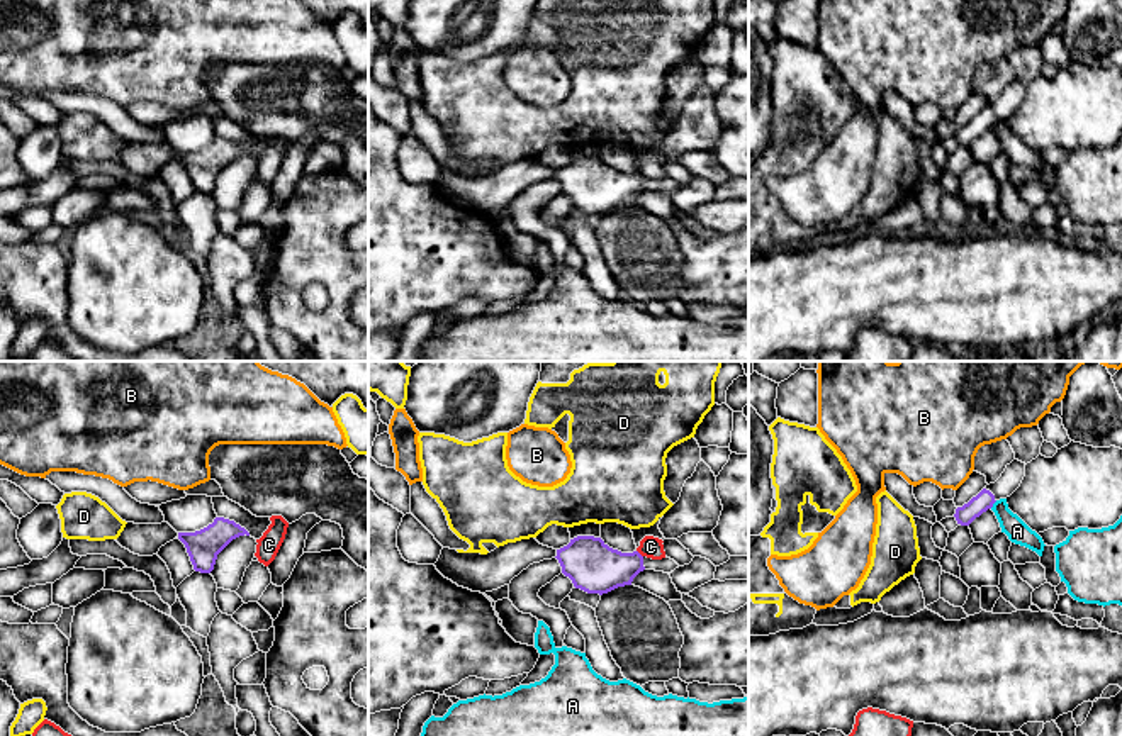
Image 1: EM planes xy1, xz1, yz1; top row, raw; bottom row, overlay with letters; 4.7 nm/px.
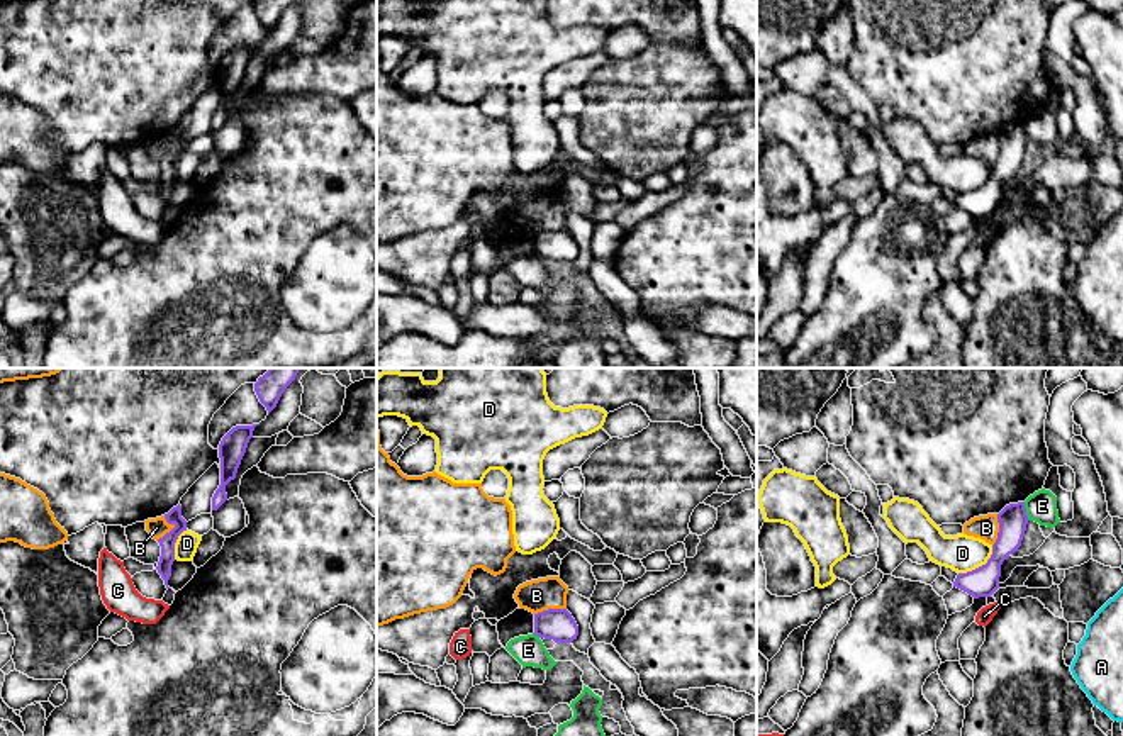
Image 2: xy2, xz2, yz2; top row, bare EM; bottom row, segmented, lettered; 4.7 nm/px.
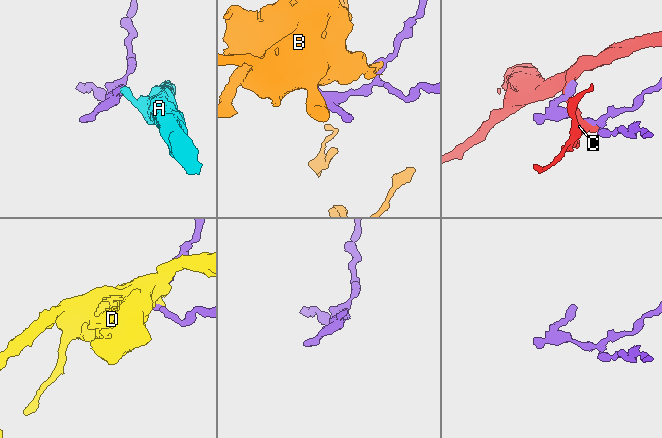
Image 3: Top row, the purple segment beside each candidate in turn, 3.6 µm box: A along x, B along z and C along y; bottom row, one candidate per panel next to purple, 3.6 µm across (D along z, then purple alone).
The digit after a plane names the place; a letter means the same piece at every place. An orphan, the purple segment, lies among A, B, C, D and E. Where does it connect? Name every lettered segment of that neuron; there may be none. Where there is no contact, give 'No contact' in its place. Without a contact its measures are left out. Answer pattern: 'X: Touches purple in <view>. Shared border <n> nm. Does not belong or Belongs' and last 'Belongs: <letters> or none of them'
A: Touches purple in yz1. Shared border 50 nm. Does not belong
B: Touches purple in xy2. Shared border 130 nm. Does not belong
C: Touches purple in xz1. Shared border 50 nm. Does not belong
D: Touches purple in yz2. Shared border 220 nm. Does not belong
E: Touches purple in yz2. Shared border 90 nm. Does not belong
Belongs: none of them

